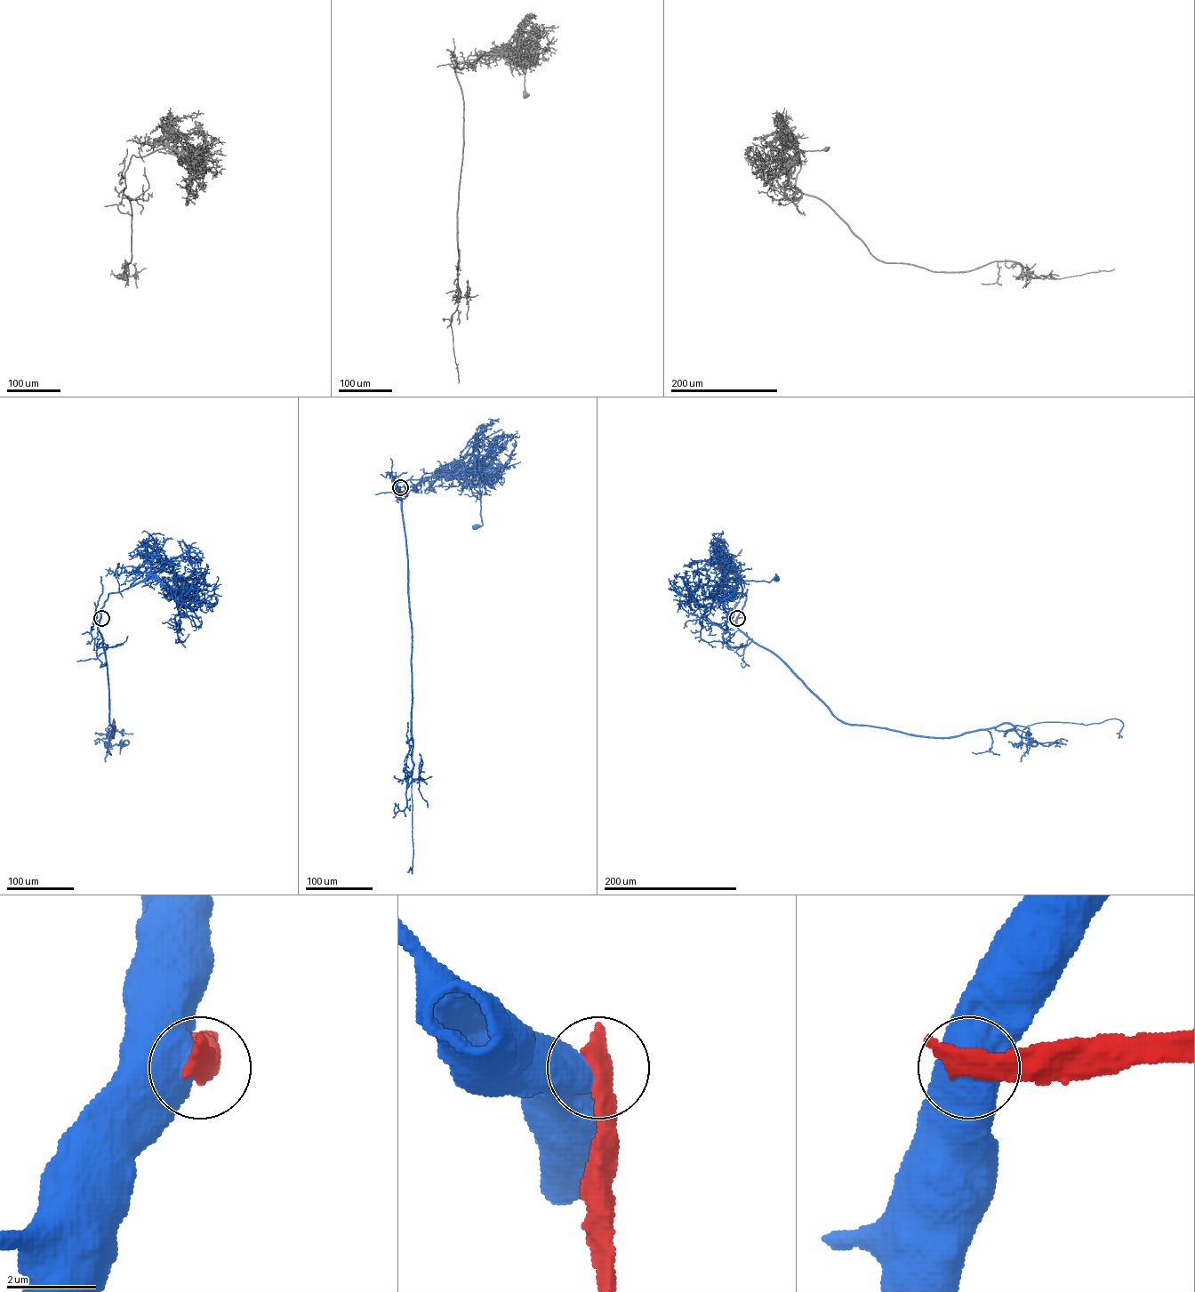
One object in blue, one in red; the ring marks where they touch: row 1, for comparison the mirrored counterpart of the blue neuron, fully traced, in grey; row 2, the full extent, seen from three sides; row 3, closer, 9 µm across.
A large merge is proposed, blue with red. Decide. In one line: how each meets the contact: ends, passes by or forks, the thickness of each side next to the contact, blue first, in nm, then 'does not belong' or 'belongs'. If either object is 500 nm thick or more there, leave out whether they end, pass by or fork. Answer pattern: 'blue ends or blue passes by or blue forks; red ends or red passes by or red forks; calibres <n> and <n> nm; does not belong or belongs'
calibres 850 and 500 nm; does not belong

